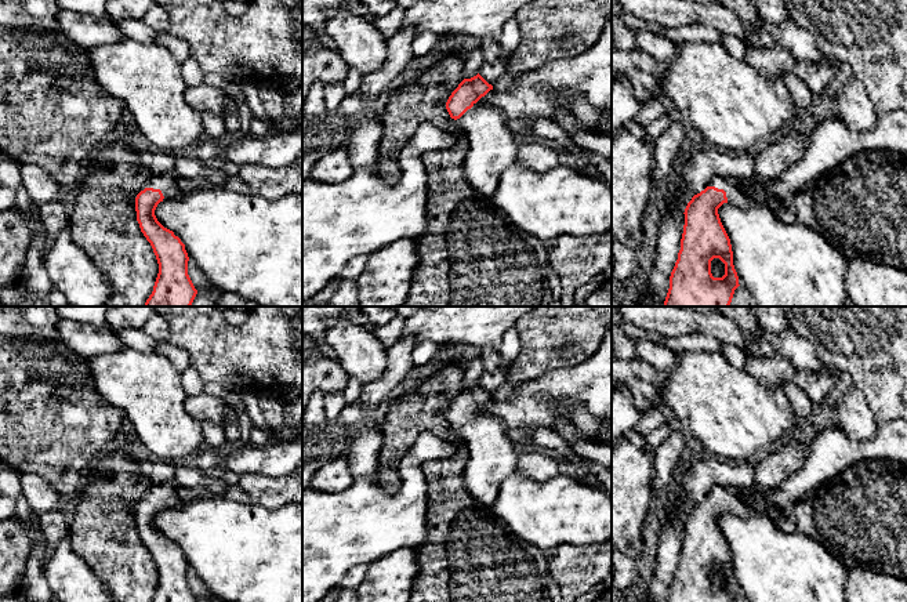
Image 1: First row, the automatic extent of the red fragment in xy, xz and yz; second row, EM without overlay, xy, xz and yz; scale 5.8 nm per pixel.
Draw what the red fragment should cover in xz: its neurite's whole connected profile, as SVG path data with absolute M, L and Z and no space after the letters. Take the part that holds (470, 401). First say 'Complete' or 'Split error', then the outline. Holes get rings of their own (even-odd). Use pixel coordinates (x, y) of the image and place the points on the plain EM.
Split error. M479 382L464 388L451 402L446 418L467 447L464 479L479 512L493 508L504 479L518 468L518 453L503 423L476 413L493 395Z

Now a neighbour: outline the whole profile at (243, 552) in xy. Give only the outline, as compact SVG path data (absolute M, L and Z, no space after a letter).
M204 496L160 511L155 525L181 548L189 569L203 581L210 599L197 602L302 602L302 504L269 509Z

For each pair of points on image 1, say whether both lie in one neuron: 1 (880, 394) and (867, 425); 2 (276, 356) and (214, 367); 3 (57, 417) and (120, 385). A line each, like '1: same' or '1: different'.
1: different
2: same
3: different

